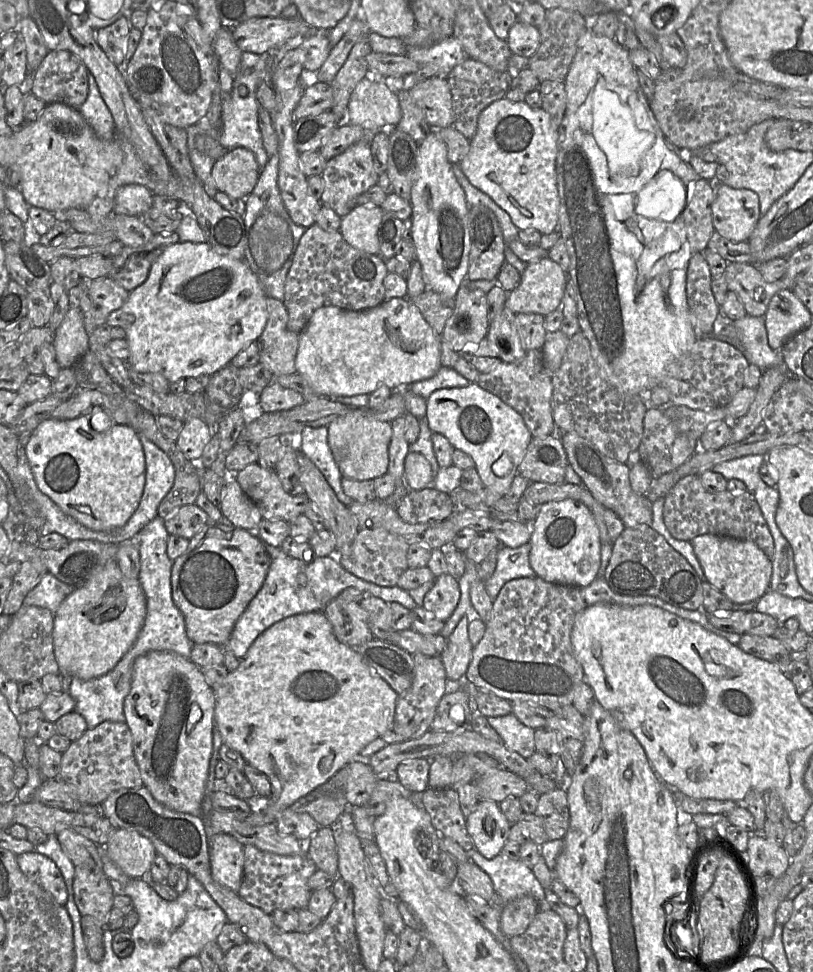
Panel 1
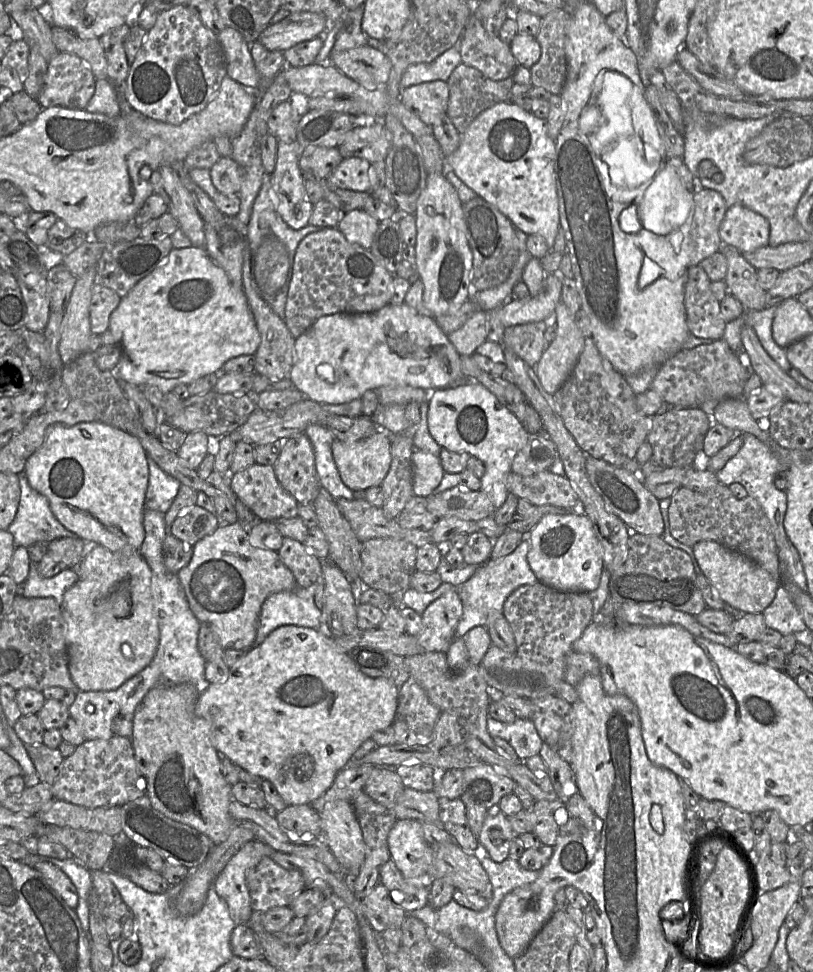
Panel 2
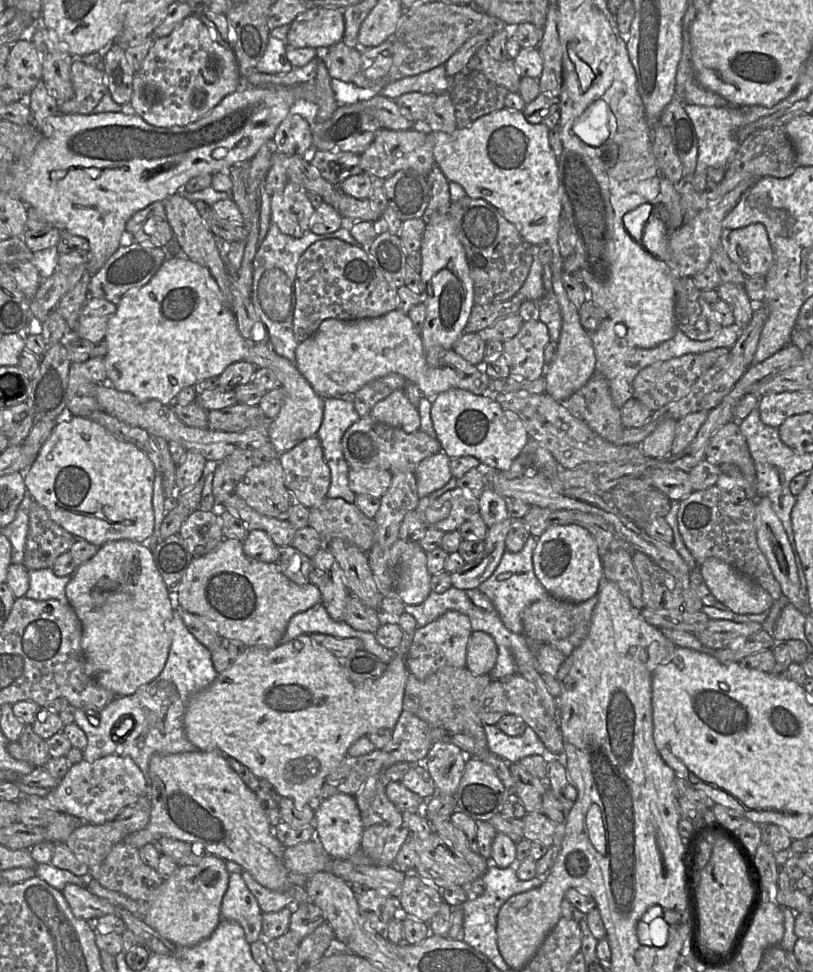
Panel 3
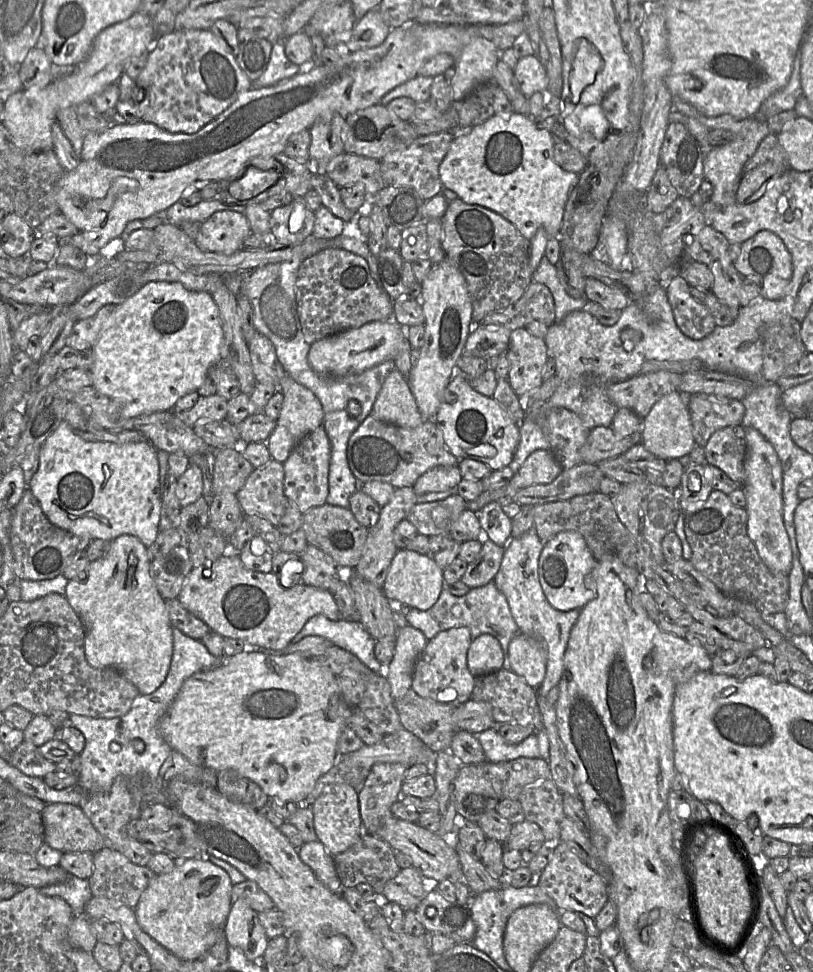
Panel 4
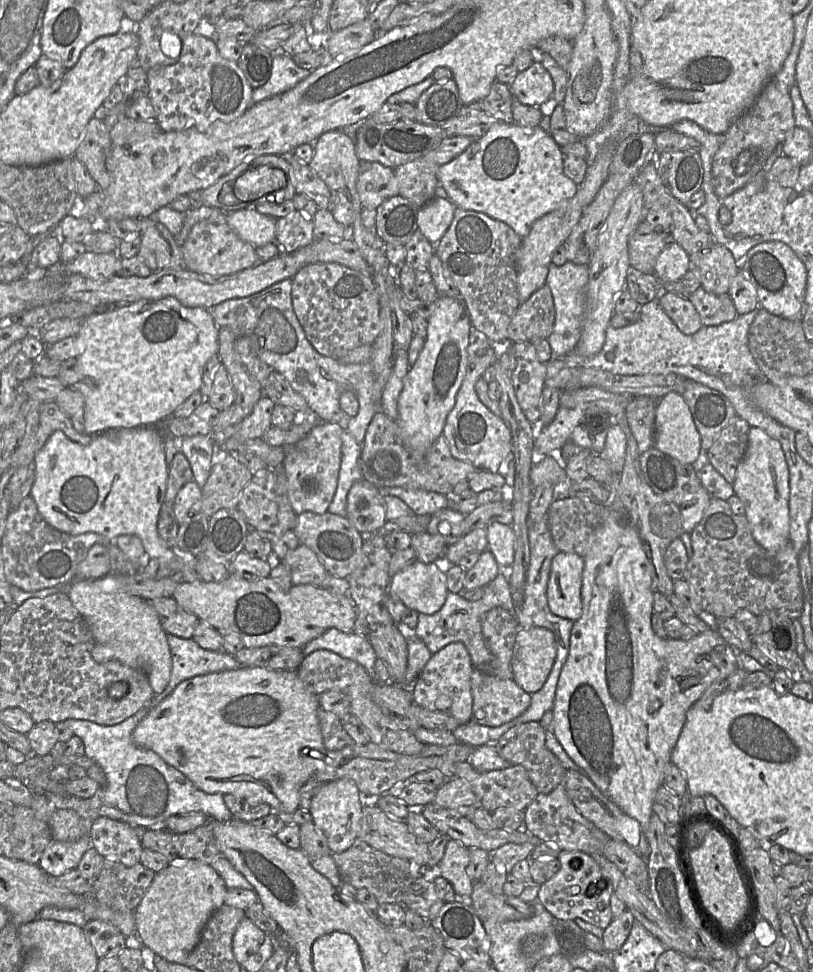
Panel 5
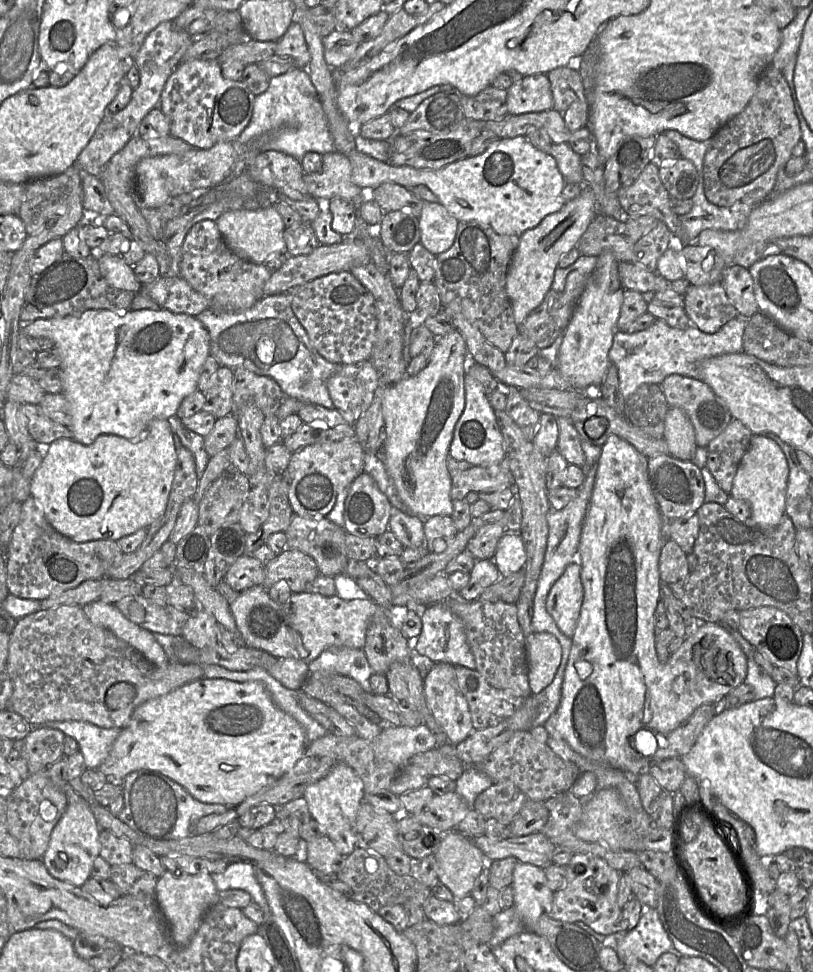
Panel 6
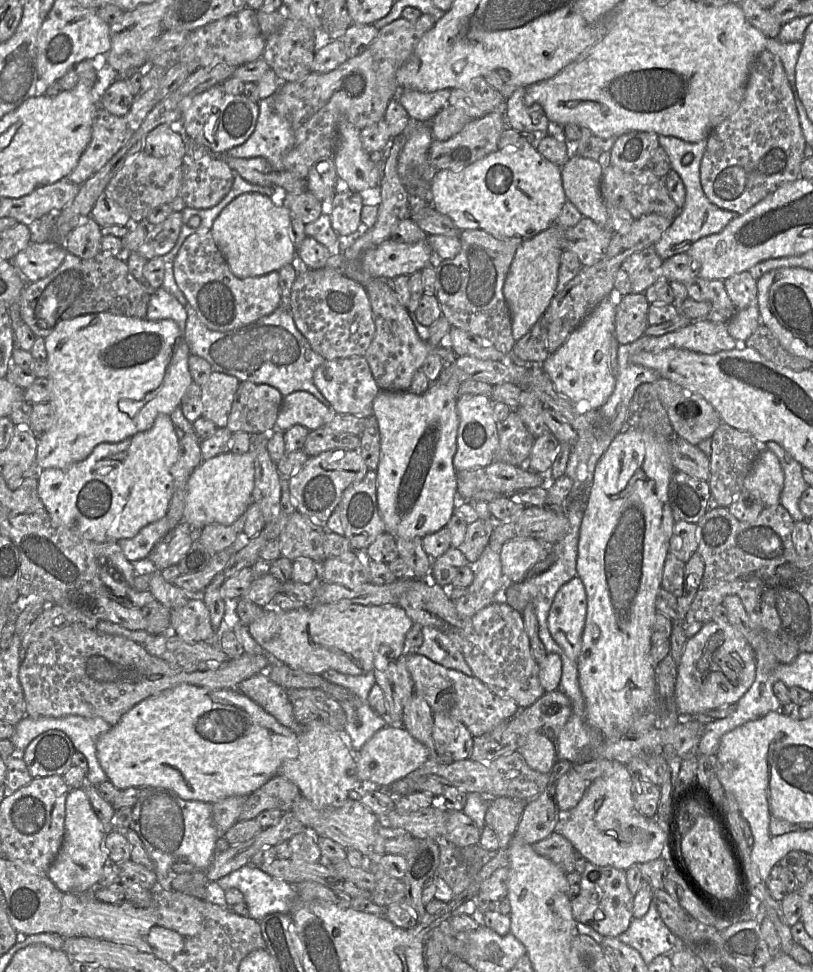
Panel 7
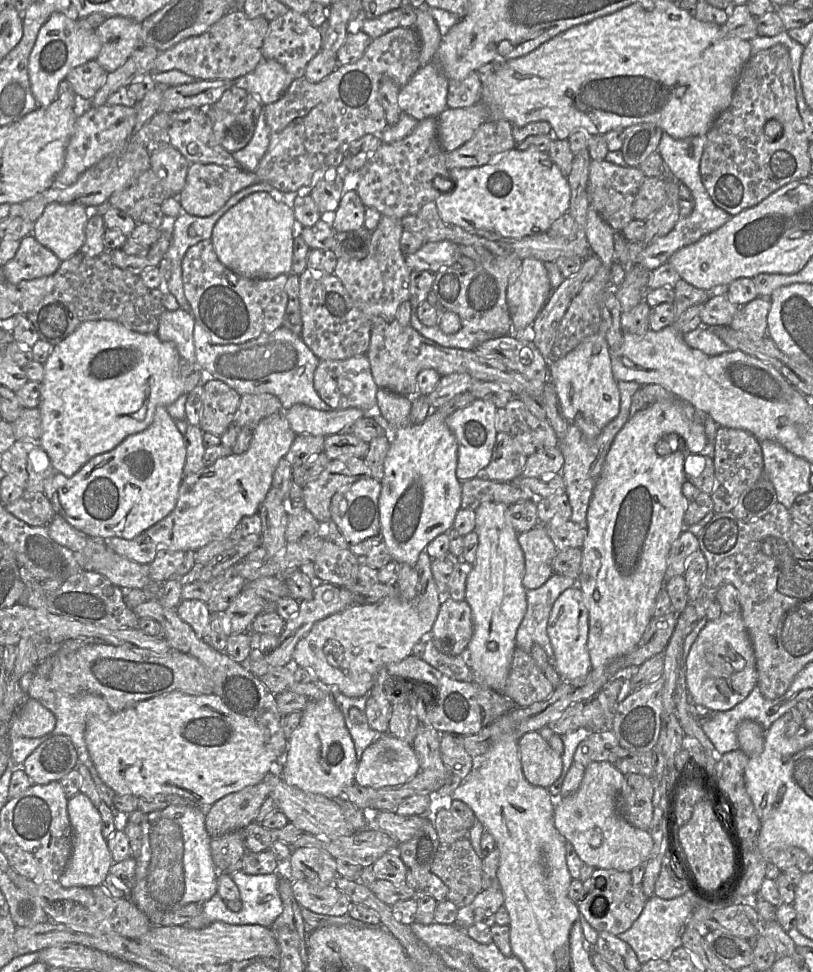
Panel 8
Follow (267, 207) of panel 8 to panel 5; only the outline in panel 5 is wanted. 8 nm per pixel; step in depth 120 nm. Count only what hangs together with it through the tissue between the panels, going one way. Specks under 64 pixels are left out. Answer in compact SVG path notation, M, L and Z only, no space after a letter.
M255 209L234 211L226 217L230 228L255 248L276 241L277 218L260 214Z

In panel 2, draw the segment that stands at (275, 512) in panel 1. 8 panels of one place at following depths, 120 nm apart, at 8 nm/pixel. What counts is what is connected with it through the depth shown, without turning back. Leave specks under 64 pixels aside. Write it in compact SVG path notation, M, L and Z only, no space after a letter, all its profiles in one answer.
M254 463L232 475L230 487L259 520L298 516L299 503L282 488L273 466Z

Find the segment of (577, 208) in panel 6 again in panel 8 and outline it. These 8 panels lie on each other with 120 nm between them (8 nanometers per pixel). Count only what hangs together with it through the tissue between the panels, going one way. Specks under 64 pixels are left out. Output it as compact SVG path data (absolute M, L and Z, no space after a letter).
M534 258L524 259L519 275L511 279L506 294L514 331L521 331L532 325L548 300L551 292L552 287L544 262Z

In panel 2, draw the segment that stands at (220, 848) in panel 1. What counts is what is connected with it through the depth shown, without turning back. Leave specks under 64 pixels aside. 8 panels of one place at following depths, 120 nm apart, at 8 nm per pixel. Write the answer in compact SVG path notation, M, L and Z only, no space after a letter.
M251 840L230 858L225 868L213 882L217 894L228 906L236 925L247 924L253 913L246 884L247 872L261 858L270 857L275 851L267 844L258 840Z

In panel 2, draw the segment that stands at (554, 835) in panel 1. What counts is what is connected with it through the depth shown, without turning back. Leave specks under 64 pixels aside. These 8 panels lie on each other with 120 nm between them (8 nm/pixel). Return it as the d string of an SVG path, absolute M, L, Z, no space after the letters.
M558 799L554 801L540 800L536 801L530 809L534 817L533 833L539 837L542 847L554 847L560 835L561 827L564 826L567 820L566 803Z

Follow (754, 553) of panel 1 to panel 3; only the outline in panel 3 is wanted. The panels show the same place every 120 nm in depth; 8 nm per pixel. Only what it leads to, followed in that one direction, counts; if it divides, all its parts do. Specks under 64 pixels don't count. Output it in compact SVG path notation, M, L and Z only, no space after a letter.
M717 558L706 559L699 570L713 596L734 613L760 614L775 602L757 582Z

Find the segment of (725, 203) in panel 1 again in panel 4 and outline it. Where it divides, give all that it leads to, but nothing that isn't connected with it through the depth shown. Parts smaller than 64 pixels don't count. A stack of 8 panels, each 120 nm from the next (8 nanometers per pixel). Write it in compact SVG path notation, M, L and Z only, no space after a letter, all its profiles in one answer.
M761 230L753 237L743 242L738 248L733 248L733 265L743 278L751 279L760 290L760 296L769 300L778 300L787 292L793 275L792 257L783 241L769 230Z

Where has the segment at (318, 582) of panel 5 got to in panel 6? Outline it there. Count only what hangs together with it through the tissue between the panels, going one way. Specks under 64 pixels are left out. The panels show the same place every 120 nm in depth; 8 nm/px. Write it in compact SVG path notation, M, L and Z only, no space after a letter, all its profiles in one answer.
M286 549L264 569L263 587L269 589L275 583L285 581L293 593L305 592L320 574L315 560L297 549Z

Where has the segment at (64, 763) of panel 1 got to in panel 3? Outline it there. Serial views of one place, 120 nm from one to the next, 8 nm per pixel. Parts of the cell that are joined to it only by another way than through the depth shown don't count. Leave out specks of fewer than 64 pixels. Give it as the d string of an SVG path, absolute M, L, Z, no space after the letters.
M108 755L93 762L81 760L70 765L65 776L44 799L50 809L77 817L83 823L101 825L114 821L121 810L146 795L146 778L135 762L130 757Z

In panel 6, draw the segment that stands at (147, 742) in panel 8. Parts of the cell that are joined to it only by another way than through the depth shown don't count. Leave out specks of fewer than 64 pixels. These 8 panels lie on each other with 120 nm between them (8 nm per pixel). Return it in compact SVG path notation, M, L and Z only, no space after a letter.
M203 678L189 682L159 698L139 705L132 713L128 723L113 743L108 757L97 770L106 776L109 783L121 785L131 772L148 769L157 771L180 784L196 800L205 804L235 806L245 798L257 793L290 771L305 755L308 742L303 727L292 716L280 710L271 700L264 685L258 681L235 682L227 679Z

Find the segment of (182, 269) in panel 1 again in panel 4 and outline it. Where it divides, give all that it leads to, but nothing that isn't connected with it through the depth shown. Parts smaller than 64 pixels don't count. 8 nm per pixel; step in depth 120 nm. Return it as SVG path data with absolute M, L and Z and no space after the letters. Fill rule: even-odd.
M148 282L133 296L115 306L104 322L92 347L92 386L119 401L125 418L174 410L180 398L196 392L202 386L208 369L222 362L222 344L219 310L210 293L190 291L179 282ZM288 374L280 381L280 392L283 395L282 408L276 420L275 429L267 439L266 445L271 458L284 463L294 446L302 438L323 425L325 412L317 396L311 390L296 382Z

